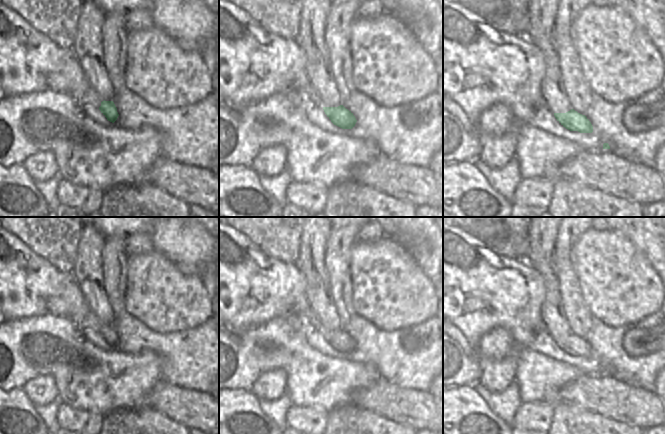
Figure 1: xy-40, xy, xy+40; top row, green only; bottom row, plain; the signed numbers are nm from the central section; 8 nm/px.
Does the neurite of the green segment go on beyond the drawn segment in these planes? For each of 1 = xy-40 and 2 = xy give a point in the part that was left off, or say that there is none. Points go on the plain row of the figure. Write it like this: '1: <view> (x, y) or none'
1: xy-40 (68, 302)
2: none

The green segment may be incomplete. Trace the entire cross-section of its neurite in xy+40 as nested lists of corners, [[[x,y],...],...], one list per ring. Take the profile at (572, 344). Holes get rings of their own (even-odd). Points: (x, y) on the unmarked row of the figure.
[[[574,333],[566,337],[554,337],[557,345],[570,355],[578,355],[580,357],[592,357],[593,350],[589,343]]]

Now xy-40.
[[[67,273],[65,284],[47,300],[47,313],[58,317],[68,317],[82,333],[86,329],[98,331],[112,347],[119,340],[114,326],[103,324],[87,306],[71,273]]]

